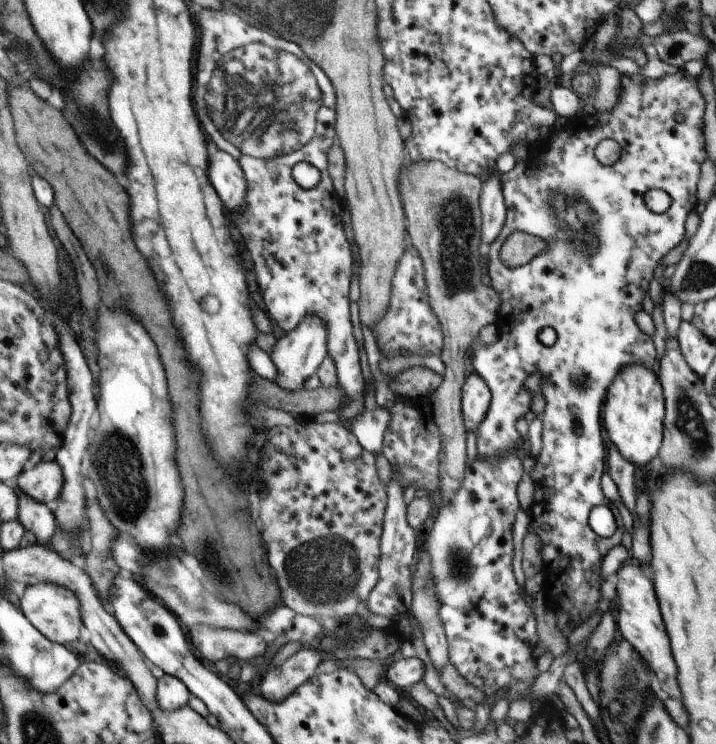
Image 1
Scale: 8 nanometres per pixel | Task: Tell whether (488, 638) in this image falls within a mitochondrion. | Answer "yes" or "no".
no

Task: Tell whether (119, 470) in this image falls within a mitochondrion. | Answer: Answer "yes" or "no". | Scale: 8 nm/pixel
yes

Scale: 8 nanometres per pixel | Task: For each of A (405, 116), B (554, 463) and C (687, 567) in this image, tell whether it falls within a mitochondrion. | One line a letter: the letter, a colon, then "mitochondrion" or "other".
A: other
B: other
C: other

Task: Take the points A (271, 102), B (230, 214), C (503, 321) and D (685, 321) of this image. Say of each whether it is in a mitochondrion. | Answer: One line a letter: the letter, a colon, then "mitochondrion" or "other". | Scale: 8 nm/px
A: mitochondrion
B: other
C: other
D: other

